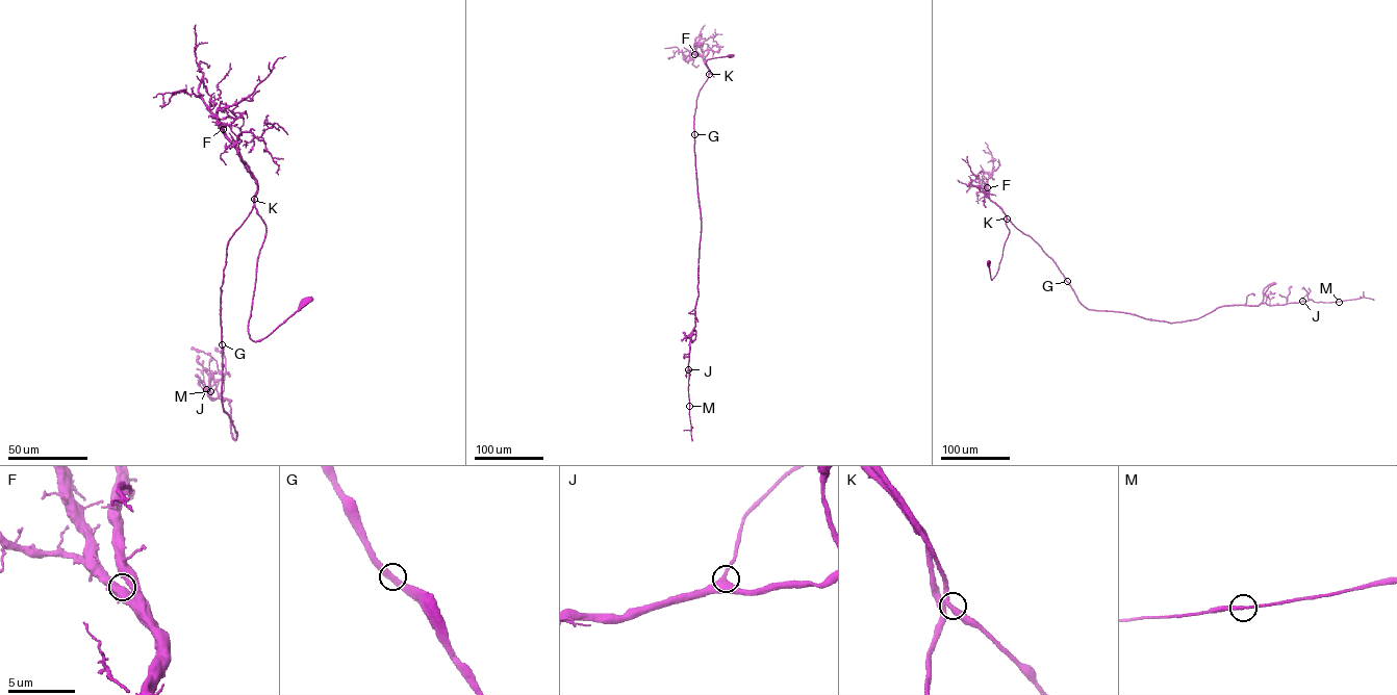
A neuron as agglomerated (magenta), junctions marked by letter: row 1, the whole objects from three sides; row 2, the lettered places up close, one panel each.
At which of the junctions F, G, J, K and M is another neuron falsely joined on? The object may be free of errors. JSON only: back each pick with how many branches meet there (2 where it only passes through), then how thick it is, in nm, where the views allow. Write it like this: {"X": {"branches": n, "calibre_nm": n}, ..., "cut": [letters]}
{"cut": []}

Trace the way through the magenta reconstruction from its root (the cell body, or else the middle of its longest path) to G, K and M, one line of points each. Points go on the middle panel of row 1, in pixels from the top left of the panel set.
G: (731, 56), (706, 60), (713, 76), (708, 73), (699, 92), (694, 134)
K: (731, 56), (708, 59), (706, 65), (713, 76), (709, 74)
M: (731, 56), (706, 60), (713, 76), (709, 73), (700, 89), (693, 116), (701, 232), (689, 406)

